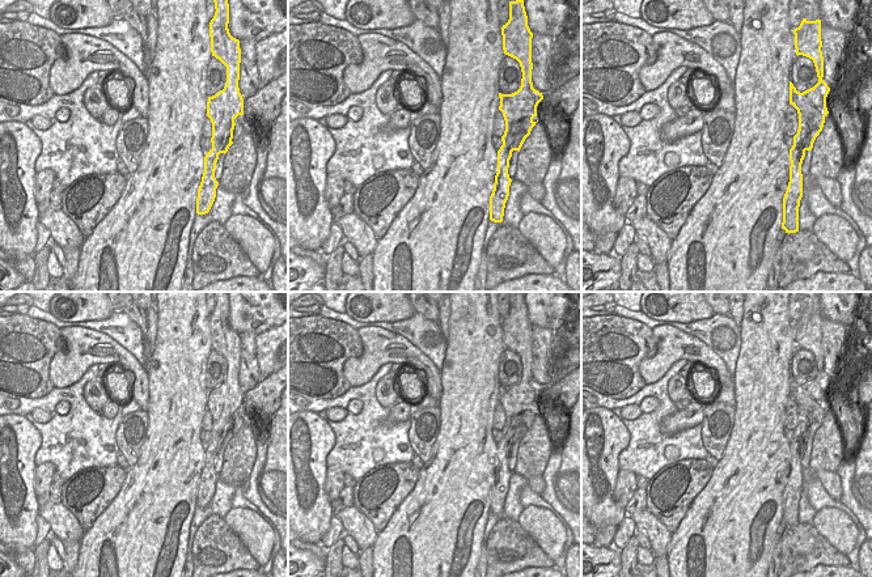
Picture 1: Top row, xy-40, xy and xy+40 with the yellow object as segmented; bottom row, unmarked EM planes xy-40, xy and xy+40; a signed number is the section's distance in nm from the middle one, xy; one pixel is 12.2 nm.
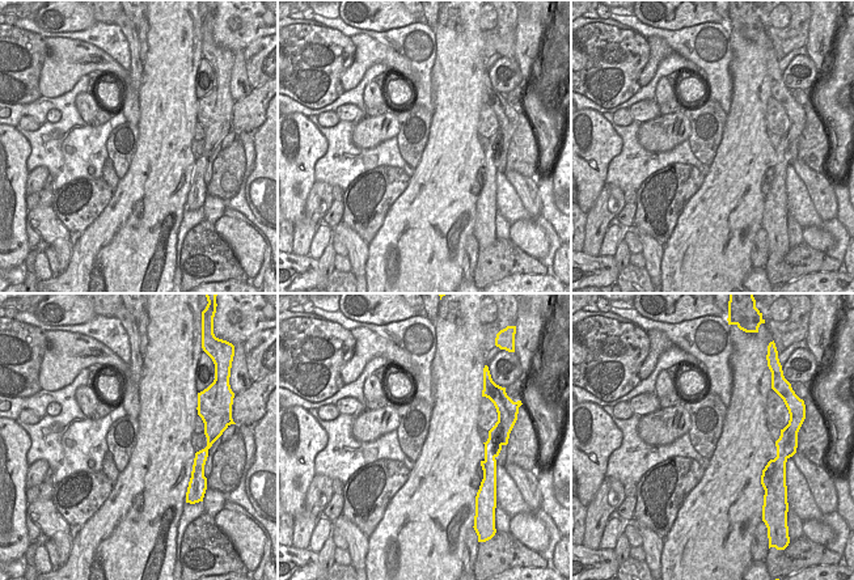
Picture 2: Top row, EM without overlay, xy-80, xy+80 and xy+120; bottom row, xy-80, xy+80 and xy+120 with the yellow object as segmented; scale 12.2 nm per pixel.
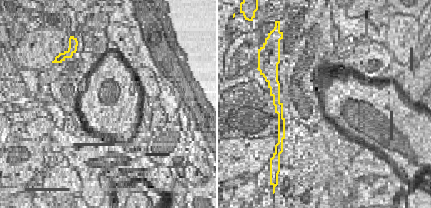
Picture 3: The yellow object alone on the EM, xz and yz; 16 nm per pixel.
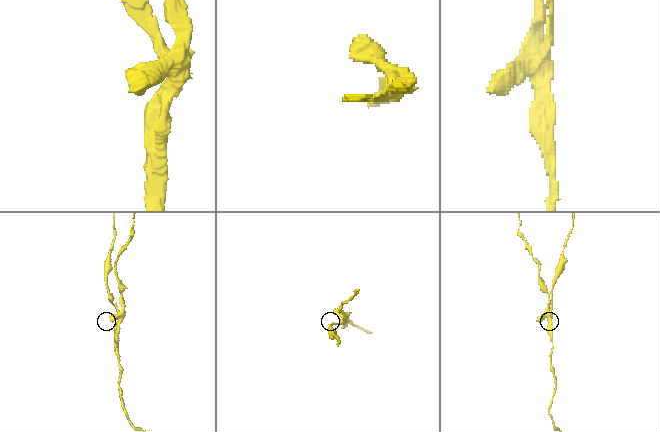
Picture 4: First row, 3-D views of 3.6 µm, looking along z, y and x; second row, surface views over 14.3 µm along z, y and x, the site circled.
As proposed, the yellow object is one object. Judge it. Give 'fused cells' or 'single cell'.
fused cells

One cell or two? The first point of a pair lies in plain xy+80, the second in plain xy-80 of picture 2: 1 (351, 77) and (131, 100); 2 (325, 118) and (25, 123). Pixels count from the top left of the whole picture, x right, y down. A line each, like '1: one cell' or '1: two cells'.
1: one cell
2: one cell

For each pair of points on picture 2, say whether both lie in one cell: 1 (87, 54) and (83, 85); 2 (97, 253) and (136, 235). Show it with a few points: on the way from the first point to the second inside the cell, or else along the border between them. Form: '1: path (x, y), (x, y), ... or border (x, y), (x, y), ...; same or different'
1: border (87, 73), (71, 89), (59, 94); different
2: path (106, 253), (118, 253), (127, 244); same

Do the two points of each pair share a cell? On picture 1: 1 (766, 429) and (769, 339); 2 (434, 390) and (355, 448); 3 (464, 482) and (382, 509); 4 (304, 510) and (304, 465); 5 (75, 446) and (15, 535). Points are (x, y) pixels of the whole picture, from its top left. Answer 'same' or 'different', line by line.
1: same
2: different
3: different
4: same
5: different

